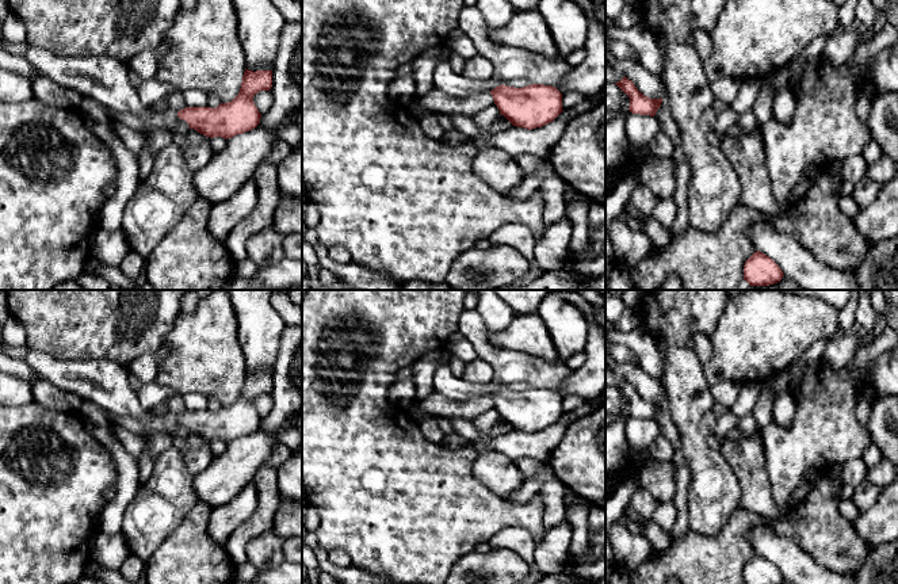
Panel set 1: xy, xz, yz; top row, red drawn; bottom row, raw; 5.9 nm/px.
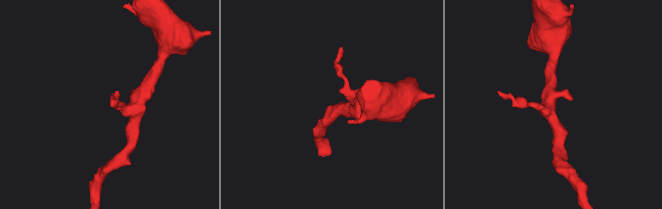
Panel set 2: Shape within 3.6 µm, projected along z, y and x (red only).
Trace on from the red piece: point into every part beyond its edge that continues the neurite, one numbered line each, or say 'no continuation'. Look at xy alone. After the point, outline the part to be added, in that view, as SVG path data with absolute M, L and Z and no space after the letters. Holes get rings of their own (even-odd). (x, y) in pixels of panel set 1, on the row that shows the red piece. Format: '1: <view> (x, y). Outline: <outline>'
1: xy (104, 79). Outline: M37 46L23 54L41 73L57 84L102 103L112 114L131 114L144 123L144 134L169 130L177 122L177 111L157 111L144 106L137 88L129 80L129 66L115 57L56 56Z

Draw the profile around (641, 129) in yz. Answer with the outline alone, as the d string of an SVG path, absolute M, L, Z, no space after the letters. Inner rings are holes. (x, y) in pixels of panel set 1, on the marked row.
M633 112L626 115L626 134L628 142L649 146L658 131L660 122L654 117Z

